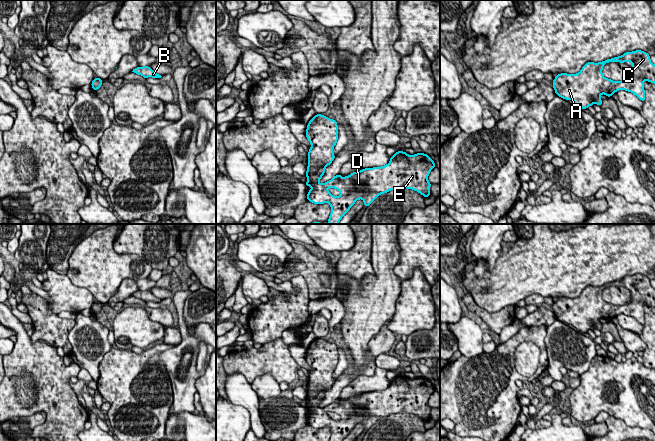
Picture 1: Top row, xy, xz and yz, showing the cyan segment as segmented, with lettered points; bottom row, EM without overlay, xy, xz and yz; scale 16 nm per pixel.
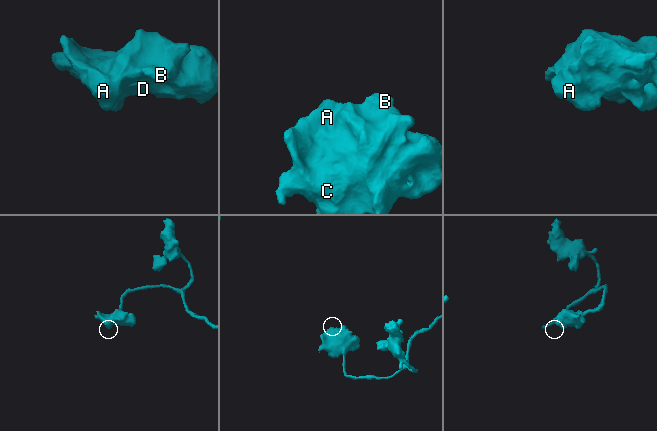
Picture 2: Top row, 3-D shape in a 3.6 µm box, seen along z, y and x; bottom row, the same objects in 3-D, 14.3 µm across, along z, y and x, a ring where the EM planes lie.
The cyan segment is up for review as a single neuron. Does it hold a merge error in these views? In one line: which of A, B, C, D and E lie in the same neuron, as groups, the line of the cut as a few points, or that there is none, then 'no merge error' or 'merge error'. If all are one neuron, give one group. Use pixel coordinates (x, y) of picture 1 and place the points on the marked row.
A B C D E; no cut; no merge error

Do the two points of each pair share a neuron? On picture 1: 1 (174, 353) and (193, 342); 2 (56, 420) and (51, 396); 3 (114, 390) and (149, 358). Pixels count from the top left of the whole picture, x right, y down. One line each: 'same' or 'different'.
1: same
2: same
3: same

